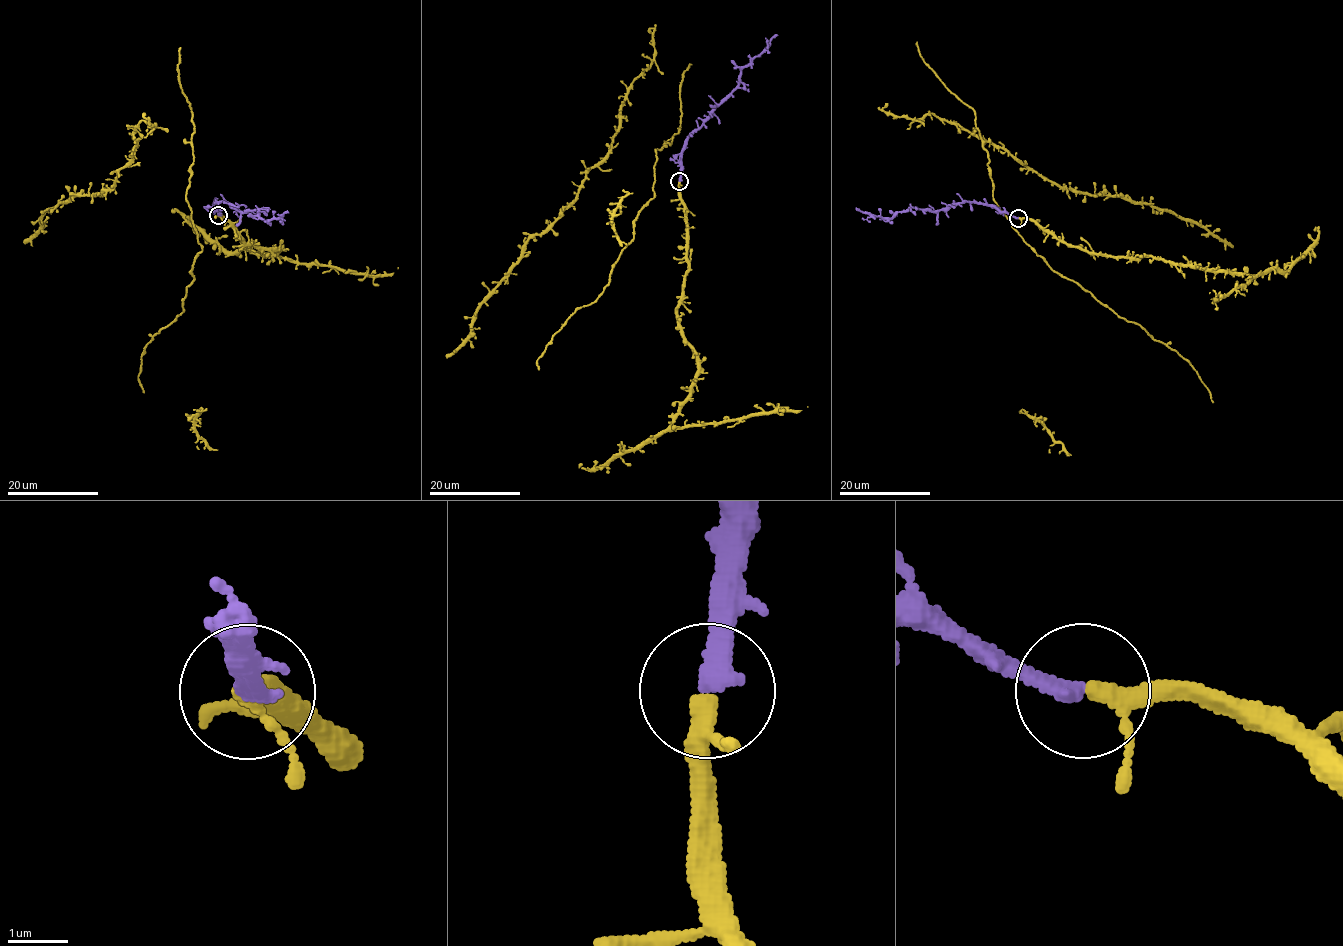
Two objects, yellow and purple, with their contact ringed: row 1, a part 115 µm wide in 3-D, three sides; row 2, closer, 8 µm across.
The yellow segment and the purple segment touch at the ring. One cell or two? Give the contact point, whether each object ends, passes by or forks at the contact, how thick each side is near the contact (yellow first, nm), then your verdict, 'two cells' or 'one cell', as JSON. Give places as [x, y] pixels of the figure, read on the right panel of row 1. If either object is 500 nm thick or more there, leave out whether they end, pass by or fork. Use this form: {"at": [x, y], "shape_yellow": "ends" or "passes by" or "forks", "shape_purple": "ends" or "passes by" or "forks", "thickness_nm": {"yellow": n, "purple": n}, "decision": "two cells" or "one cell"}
{"at": [1018, 218], "shape_yellow": "passes by", "shape_purple": "ends", "thickness_nm": {"yellow": 260, "purple": 320}, "decision": "one cell"}

